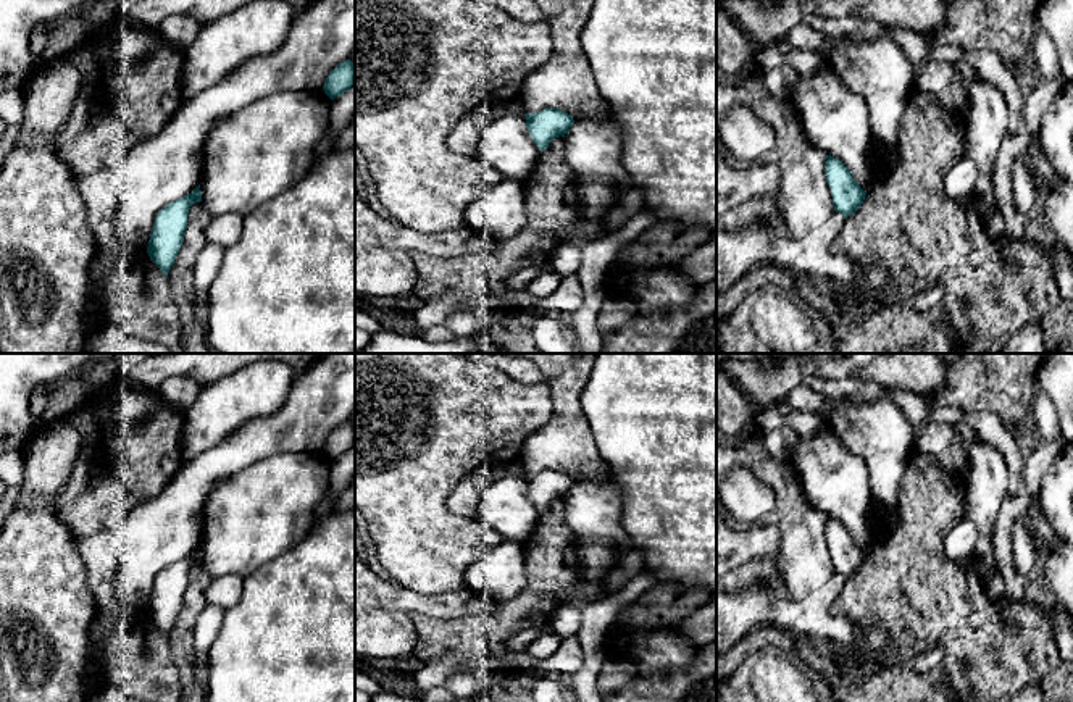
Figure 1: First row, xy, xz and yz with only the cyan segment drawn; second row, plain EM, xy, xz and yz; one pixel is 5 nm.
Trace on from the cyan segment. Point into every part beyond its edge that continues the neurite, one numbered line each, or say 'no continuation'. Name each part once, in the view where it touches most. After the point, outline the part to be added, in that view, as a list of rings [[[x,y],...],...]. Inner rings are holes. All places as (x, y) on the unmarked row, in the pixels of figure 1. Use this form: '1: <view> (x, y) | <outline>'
no continuation

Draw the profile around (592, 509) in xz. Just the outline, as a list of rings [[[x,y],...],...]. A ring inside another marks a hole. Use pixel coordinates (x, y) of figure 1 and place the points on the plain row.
[[[574,481],[565,495],[565,520],[578,542],[600,542],[616,558],[633,550],[621,526],[624,492],[610,481]]]

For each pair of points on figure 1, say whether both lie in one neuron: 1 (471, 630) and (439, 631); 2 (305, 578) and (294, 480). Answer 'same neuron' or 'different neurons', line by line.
1: same neuron
2: different neurons

